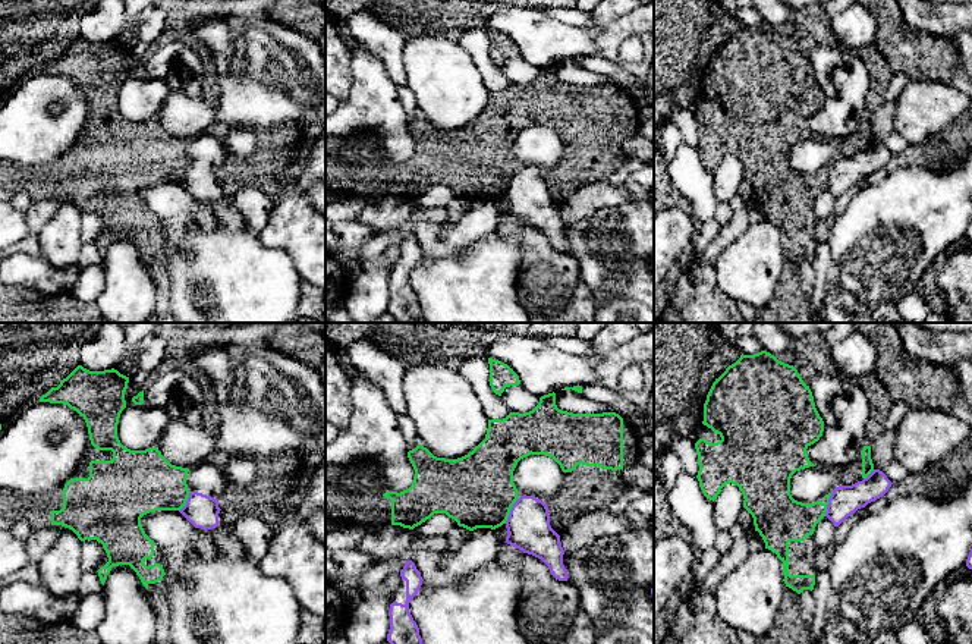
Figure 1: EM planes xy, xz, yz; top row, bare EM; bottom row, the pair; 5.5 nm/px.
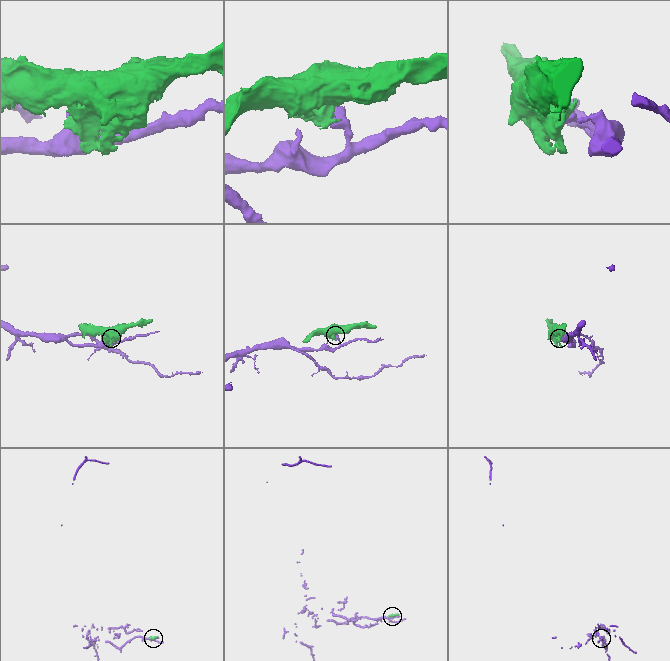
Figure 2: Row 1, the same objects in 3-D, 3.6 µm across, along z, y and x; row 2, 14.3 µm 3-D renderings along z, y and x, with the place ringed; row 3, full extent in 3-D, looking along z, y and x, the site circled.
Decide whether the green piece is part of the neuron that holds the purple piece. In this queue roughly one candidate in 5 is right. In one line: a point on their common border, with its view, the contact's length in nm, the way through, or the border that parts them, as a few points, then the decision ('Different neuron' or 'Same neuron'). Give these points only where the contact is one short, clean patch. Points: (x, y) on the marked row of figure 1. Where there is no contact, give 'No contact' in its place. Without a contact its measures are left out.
Touches purple at xz (510, 511). Shared border 170 nm. Boundary: xz (519, 498), (505, 522). Different neuron

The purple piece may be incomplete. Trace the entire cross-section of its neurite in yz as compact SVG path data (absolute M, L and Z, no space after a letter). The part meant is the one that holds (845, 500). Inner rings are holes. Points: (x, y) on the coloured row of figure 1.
M874 469L862 481L852 486L839 486L833 490L828 499L825 516L834 524L834 527L839 527L858 509L883 497L891 484L893 483L883 471Z

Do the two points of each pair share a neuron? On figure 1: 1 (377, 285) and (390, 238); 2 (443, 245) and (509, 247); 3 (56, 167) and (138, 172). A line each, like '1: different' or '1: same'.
1: same
2: different
3: same

